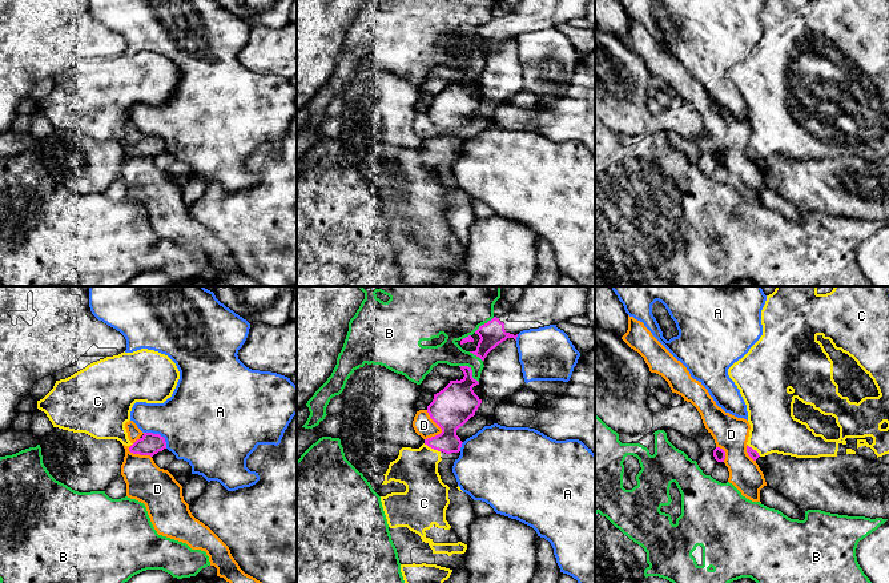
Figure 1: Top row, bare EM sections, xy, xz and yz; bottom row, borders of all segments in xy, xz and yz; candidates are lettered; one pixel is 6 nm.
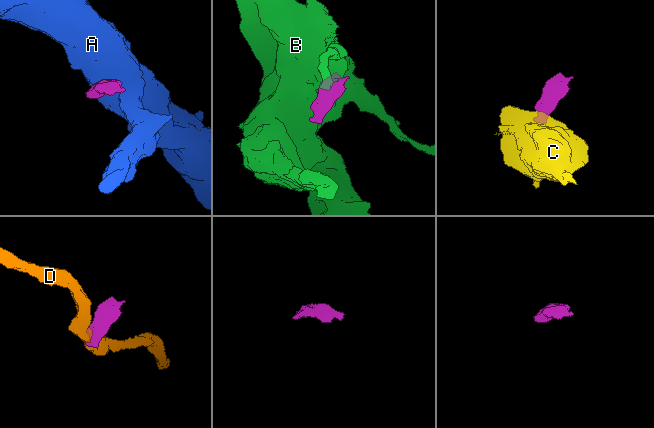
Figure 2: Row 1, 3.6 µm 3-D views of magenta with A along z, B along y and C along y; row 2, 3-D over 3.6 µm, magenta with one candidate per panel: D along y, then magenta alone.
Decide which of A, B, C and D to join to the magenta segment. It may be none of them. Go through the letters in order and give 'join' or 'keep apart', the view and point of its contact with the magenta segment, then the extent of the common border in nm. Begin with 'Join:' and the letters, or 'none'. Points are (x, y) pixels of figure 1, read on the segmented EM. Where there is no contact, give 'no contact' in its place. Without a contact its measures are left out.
Join: C
A: keep apart; meets magenta in xy at (159, 434); contact 170 nm long
B: keep apart; meets magenta in xz at (471, 370); contact 160 nm long
C: join; meets magenta in xz at (433, 447); contact 120 nm long
D: keep apart; meets magenta in xz at (441, 427); contact 180 nm long

